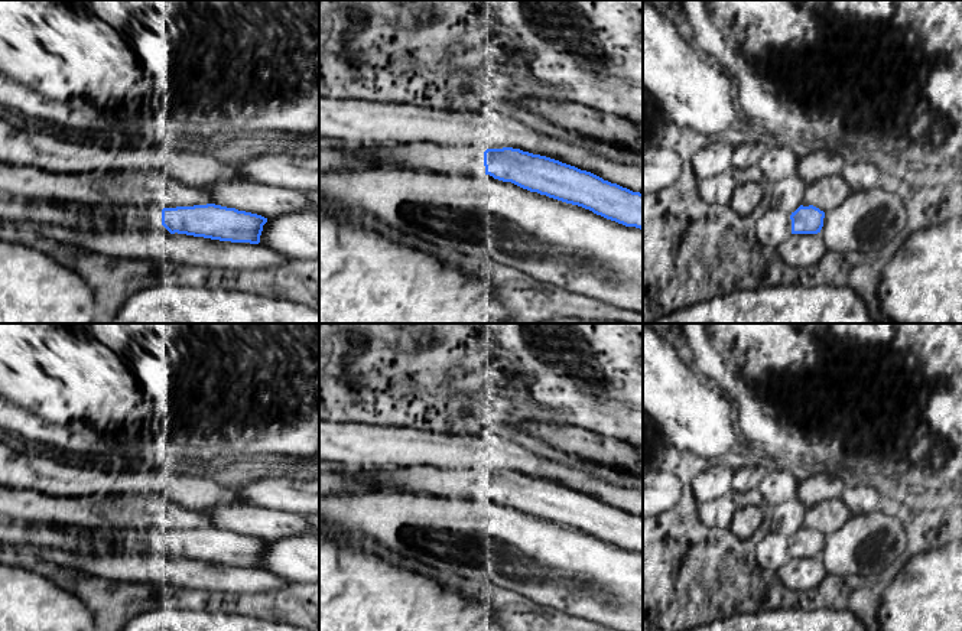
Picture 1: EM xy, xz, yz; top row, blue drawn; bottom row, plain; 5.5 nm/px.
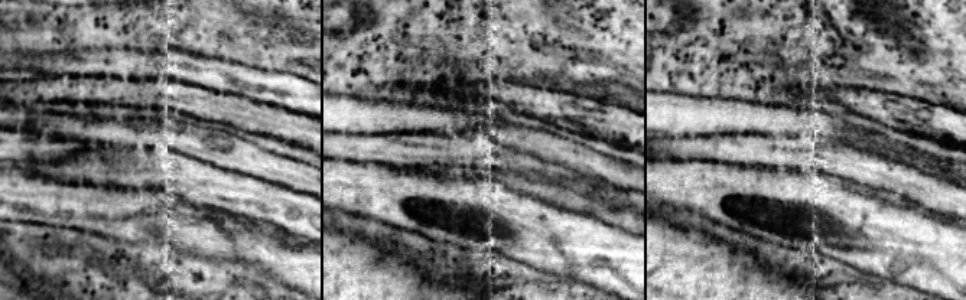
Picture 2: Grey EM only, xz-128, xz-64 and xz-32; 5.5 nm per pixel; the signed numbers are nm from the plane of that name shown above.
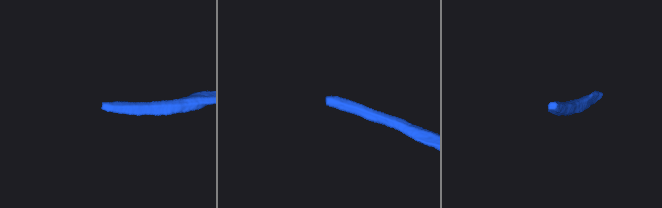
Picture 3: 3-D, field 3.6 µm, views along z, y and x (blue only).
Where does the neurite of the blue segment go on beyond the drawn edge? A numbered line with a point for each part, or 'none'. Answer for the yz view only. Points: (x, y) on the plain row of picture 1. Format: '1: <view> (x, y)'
none

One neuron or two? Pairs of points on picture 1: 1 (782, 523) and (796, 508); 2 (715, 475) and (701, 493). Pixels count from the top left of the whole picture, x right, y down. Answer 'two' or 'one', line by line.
1: one
2: one

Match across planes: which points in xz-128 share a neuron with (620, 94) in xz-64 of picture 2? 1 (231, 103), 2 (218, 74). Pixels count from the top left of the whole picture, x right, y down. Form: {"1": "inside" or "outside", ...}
{"1": "outside", "2": "inside"}

